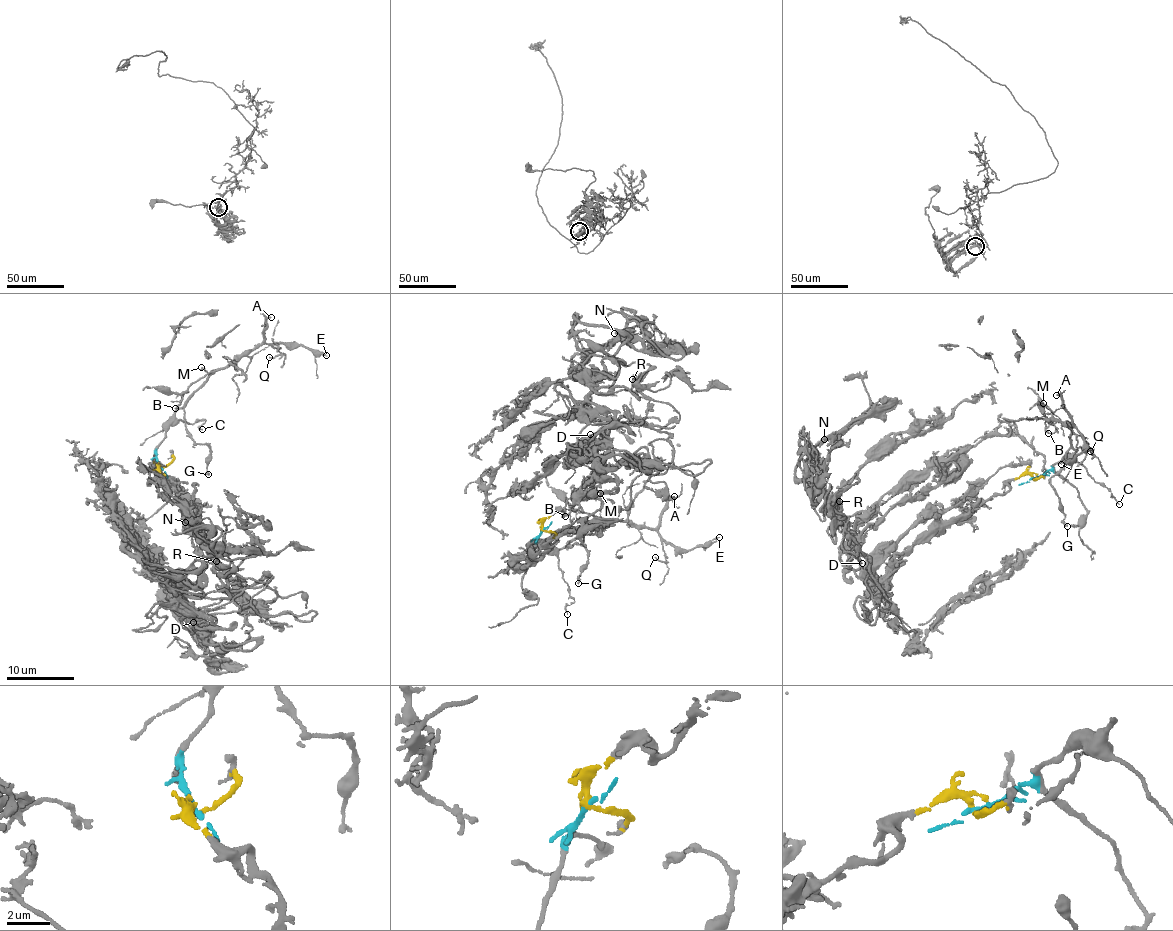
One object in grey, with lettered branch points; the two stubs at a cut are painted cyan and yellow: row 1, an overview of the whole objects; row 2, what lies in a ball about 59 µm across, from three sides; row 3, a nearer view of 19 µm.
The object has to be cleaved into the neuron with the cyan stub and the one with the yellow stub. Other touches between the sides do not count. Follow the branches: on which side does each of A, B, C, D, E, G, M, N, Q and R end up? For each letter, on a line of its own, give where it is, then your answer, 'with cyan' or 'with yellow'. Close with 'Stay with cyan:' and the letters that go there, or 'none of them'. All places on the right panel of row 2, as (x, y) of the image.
A: at (1056, 395); with cyan
B: at (1048, 433); with cyan
C: at (1119, 504); with cyan
D: at (862, 563); with yellow
E: at (1061, 464); with cyan
G: at (1067, 526); with cyan
M: at (1043, 403); with cyan
N: at (824, 439); with yellow
Q: at (1090, 451); with cyan
R: at (839, 501); with yellow
Stay with cyan: A, B, C, E, G, M, Q

